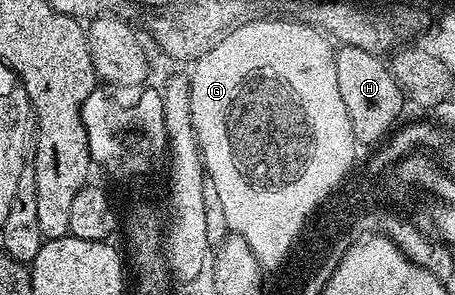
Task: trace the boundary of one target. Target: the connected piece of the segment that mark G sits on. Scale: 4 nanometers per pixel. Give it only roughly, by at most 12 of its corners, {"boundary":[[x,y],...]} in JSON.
{"boundary":[[257,20],[193,64],[230,234],[280,257],[352,158],[335,47]]}

